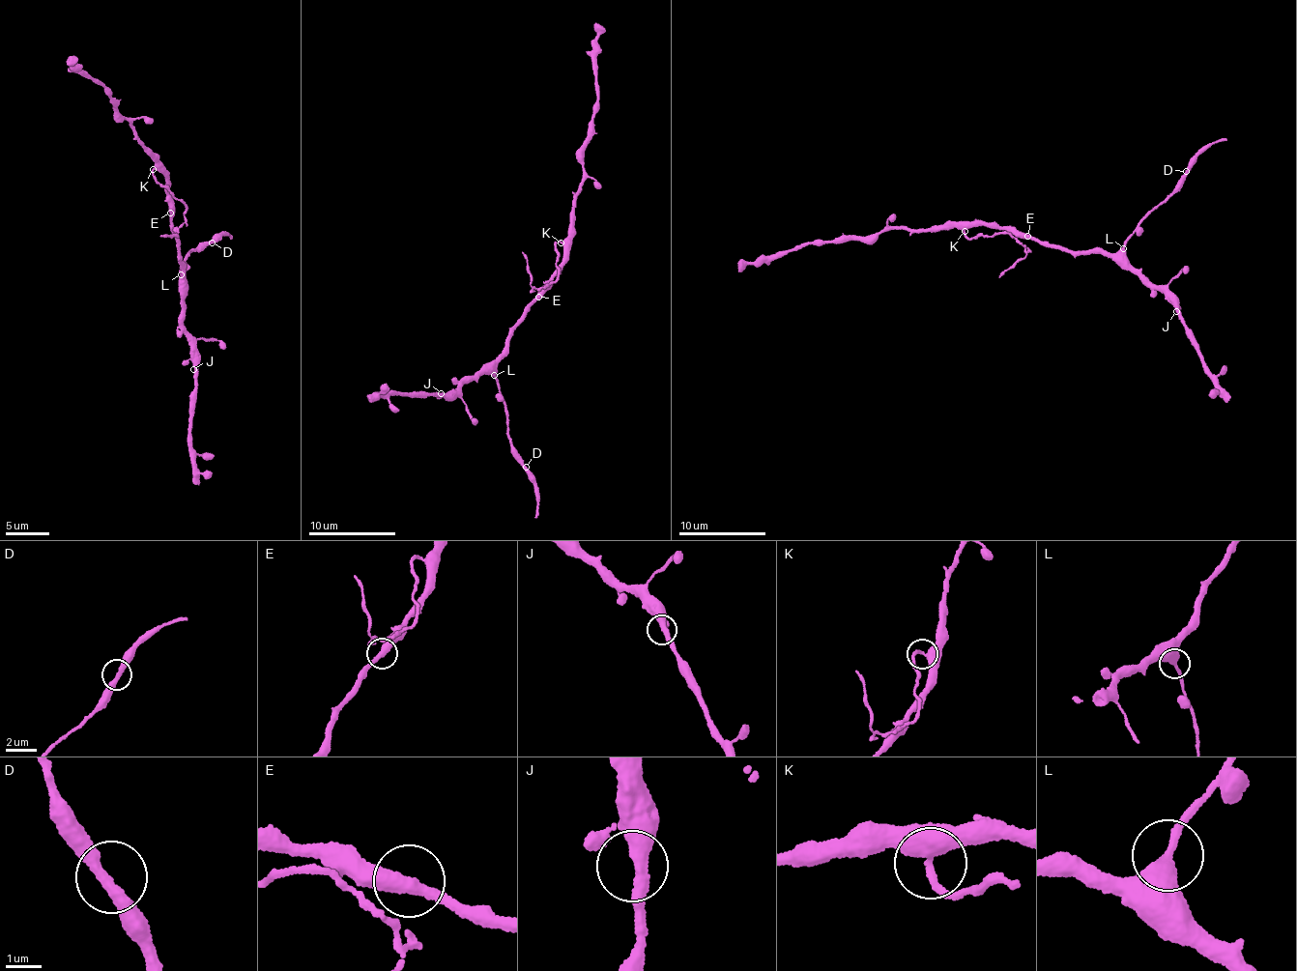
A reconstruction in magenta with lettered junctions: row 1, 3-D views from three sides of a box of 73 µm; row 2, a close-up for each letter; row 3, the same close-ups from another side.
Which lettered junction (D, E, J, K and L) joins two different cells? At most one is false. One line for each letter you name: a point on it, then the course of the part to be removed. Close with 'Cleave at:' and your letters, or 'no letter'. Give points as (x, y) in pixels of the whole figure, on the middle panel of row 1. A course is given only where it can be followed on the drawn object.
K: place (561, 242); course (561, 242), (556, 244), (559, 277), (543, 287), (531, 286), (523, 251)
Cleave at: K

